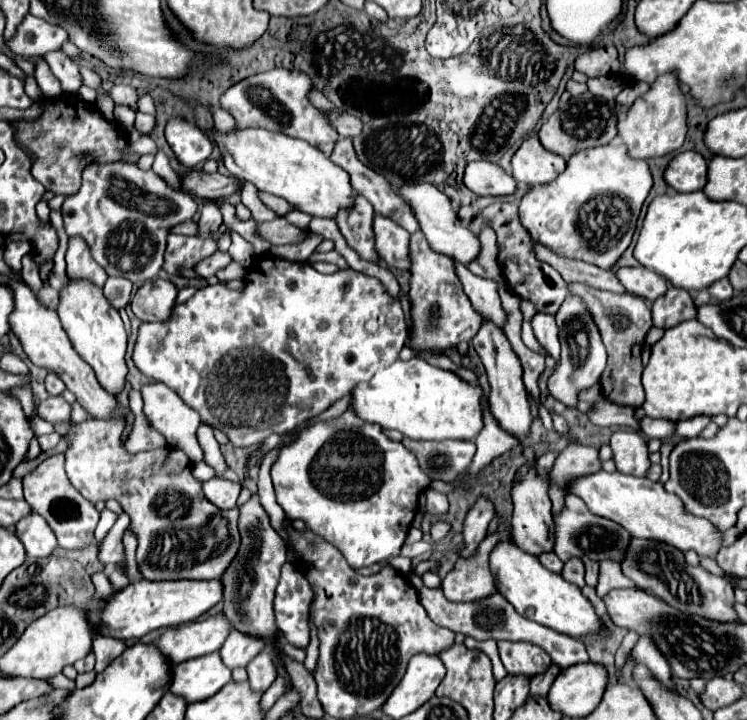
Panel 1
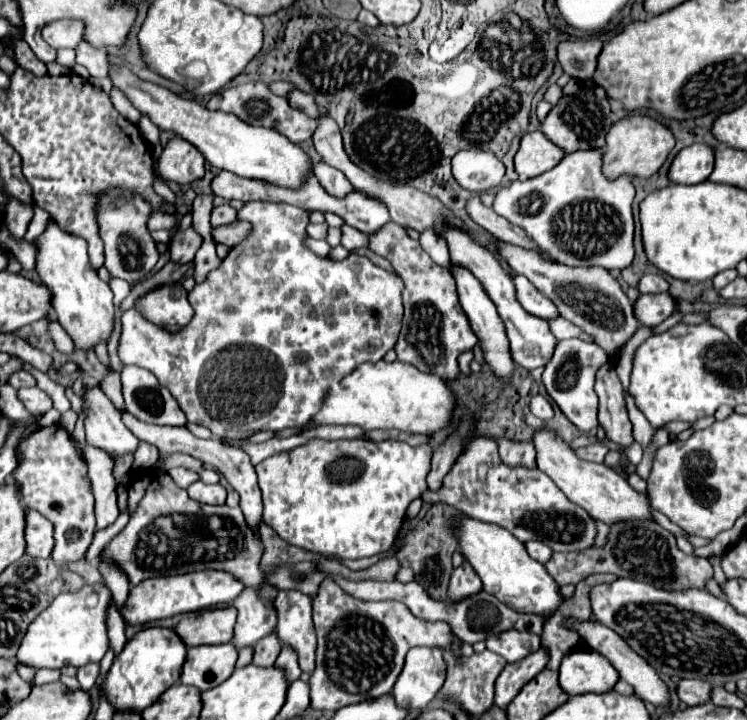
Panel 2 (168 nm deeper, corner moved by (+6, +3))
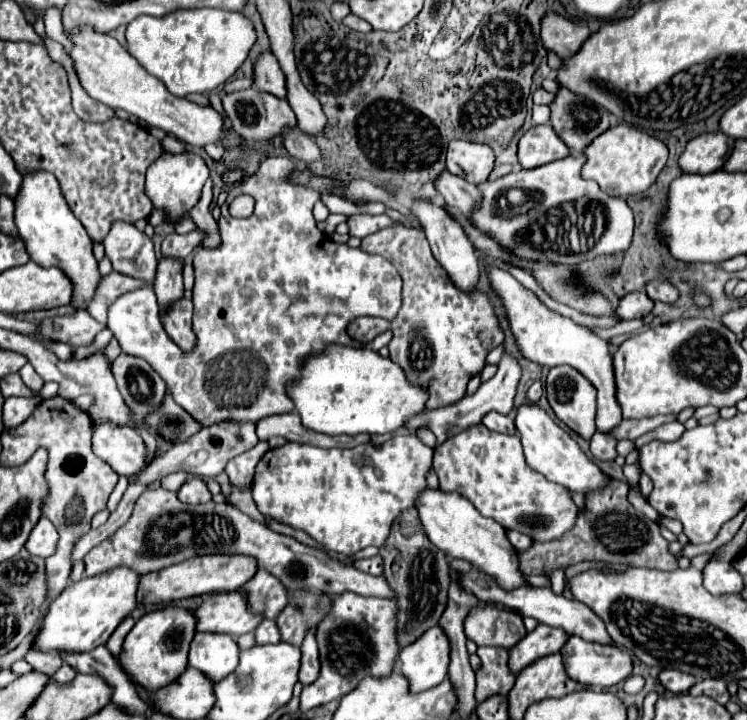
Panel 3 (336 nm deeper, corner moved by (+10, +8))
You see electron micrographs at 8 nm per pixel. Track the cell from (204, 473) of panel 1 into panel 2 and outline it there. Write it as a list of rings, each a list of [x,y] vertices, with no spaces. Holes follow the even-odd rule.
[[[171,468],[171,470],[169,470],[169,476],[171,476],[173,482],[175,482],[177,486],[181,486],[181,488],[187,488],[189,484],[193,484],[193,482],[199,480],[197,472],[187,470],[187,468]]]

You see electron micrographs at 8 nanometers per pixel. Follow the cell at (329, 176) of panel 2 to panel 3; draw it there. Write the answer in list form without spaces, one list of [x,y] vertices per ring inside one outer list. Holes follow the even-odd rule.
[[[293,129],[289,133],[283,133],[285,139],[285,149],[289,151],[289,155],[301,163],[311,163],[311,161],[319,161],[323,157],[321,149],[315,145],[313,137],[309,137],[307,133],[299,133],[299,129]]]

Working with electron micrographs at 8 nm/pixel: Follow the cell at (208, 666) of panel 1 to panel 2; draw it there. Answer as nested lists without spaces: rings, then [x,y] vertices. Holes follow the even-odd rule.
[[[233,644],[193,646],[187,650],[181,682],[197,686],[201,692],[225,682],[235,668],[237,648]]]

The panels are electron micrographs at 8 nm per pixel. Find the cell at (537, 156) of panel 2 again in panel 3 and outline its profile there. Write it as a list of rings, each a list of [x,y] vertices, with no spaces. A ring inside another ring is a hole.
[[[549,123],[531,127],[519,141],[519,163],[523,169],[541,167],[549,161],[567,157],[569,149],[567,145],[553,133],[553,127]]]

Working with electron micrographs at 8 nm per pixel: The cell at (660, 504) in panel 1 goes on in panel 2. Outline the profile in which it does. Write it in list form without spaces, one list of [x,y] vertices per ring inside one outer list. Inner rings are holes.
[[[541,428],[533,434],[533,446],[537,450],[537,468],[541,472],[545,472],[555,484],[557,488],[577,506],[581,506],[583,510],[587,510],[587,514],[591,518],[597,518],[605,524],[615,524],[621,520],[633,520],[633,518],[651,518],[649,512],[649,496],[643,492],[635,492],[627,480],[615,472],[613,468],[605,466],[605,464],[593,464],[587,460],[581,460],[577,456],[577,452],[565,442],[561,440],[561,436],[557,436],[557,432],[549,430],[549,428]]]

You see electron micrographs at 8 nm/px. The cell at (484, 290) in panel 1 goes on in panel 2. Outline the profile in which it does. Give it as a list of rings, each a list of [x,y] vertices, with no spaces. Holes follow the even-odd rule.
[[[427,228],[421,234],[419,242],[421,242],[423,250],[433,258],[433,262],[437,262],[443,268],[451,268],[449,254],[447,254],[447,242],[445,242],[445,238],[439,232],[435,232],[433,228]]]

